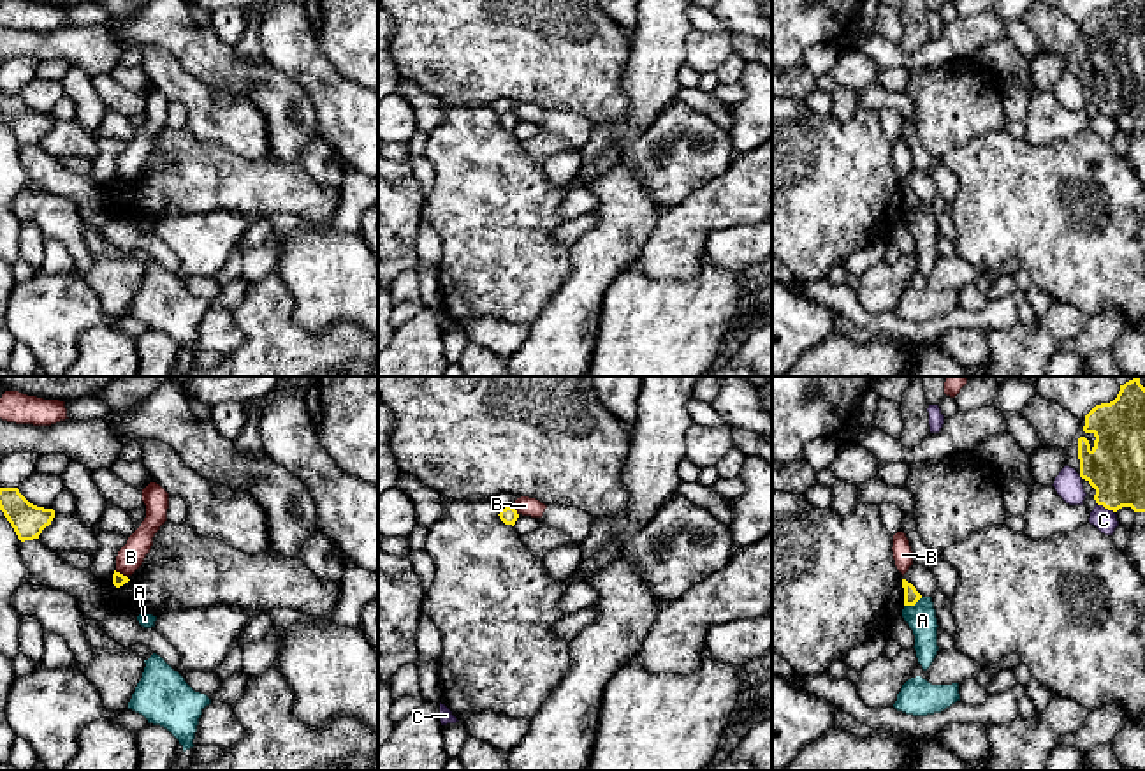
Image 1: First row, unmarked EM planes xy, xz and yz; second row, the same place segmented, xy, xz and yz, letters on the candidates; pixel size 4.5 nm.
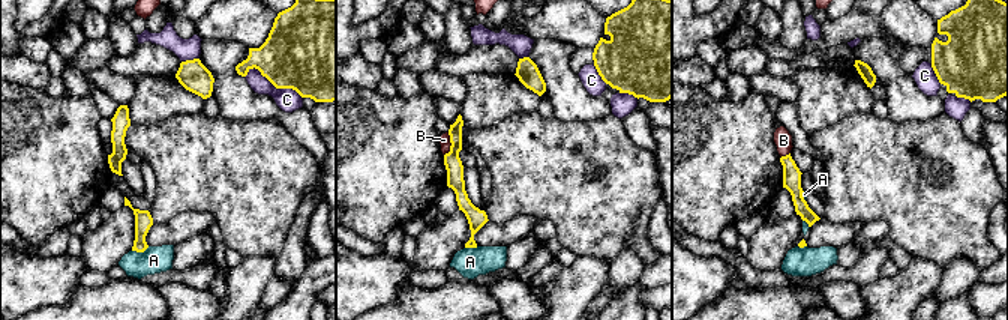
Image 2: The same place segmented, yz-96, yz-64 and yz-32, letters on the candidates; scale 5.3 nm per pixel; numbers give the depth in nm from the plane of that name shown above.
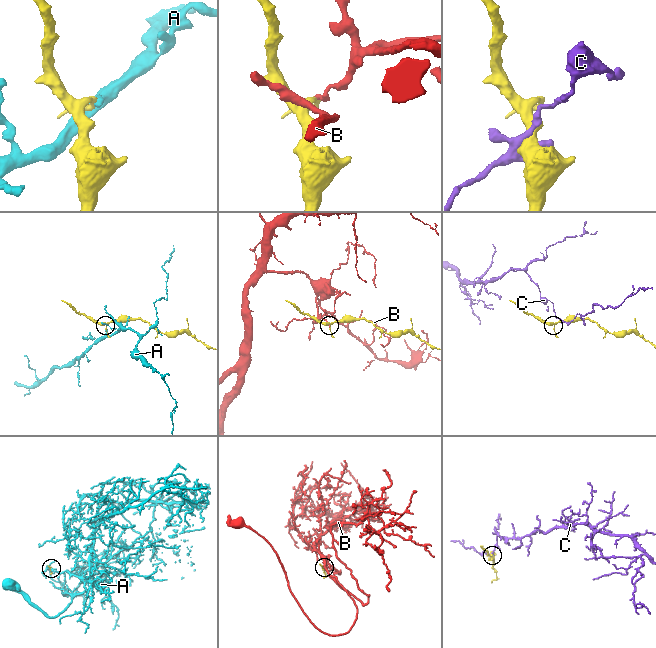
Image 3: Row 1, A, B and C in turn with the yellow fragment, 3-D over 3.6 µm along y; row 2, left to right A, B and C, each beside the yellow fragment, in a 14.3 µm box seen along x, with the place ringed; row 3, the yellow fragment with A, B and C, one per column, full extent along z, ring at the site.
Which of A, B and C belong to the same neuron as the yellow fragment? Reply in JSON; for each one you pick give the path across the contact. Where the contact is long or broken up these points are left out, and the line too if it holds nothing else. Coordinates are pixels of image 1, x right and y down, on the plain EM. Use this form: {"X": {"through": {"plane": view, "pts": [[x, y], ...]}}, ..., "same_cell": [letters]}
{"same_cell": []}

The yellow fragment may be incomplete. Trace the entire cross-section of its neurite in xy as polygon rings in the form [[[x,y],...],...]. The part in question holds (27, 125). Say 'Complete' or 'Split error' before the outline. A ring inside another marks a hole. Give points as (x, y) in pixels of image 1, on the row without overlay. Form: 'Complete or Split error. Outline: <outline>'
Complete. Outline: [[[0,93],[0,116],[21,148],[39,144],[55,123],[53,114],[30,109],[18,93]]]

